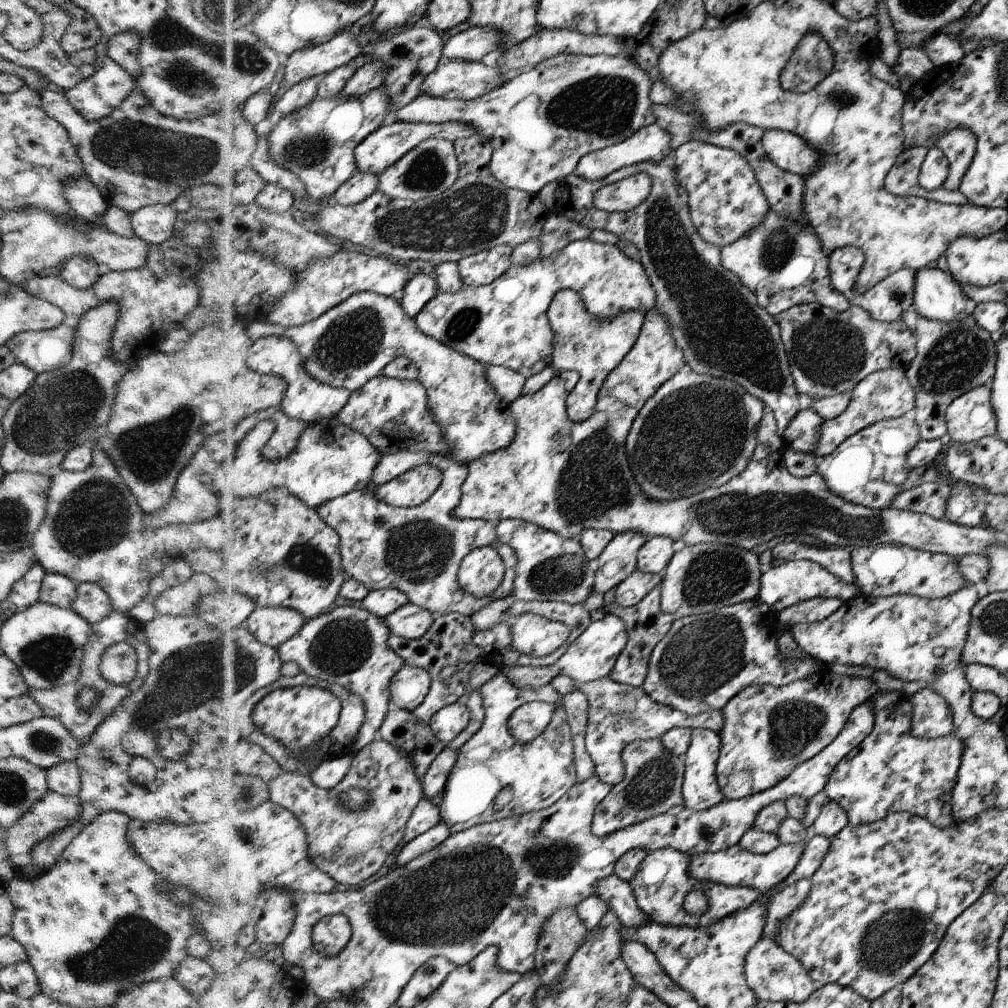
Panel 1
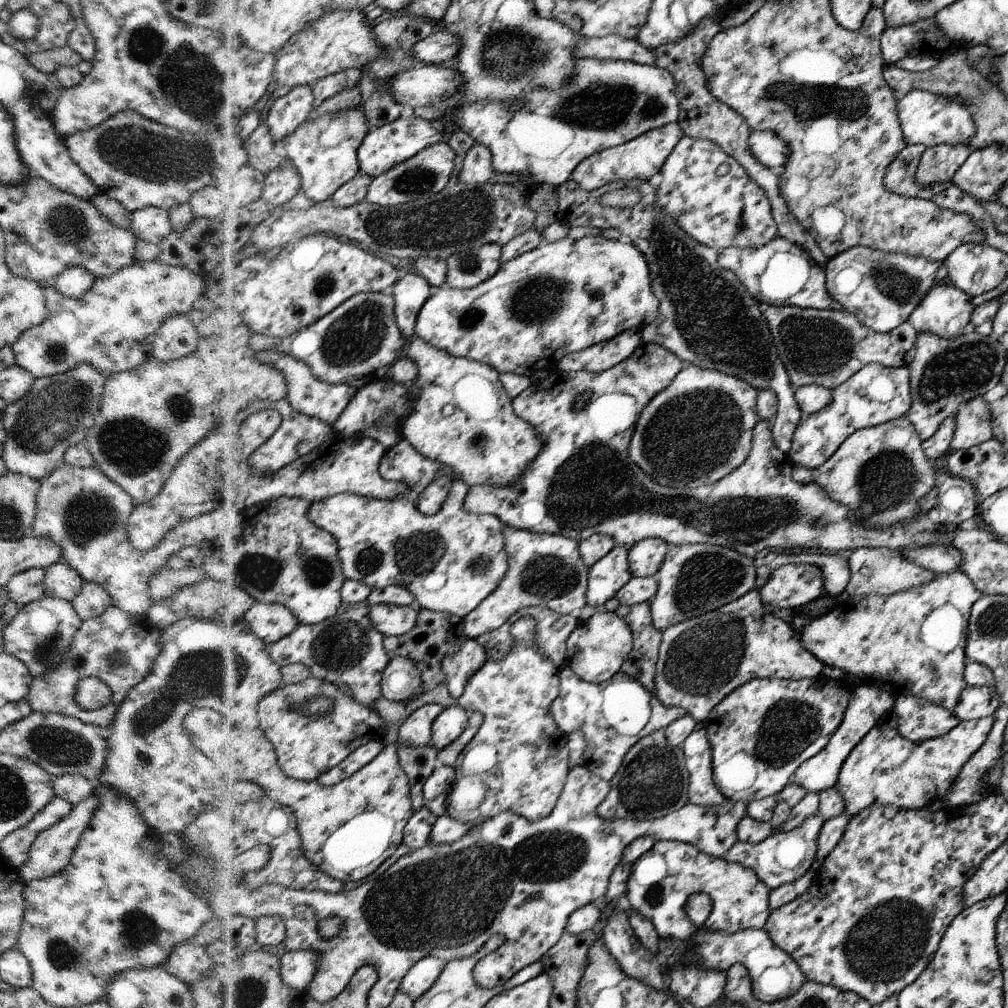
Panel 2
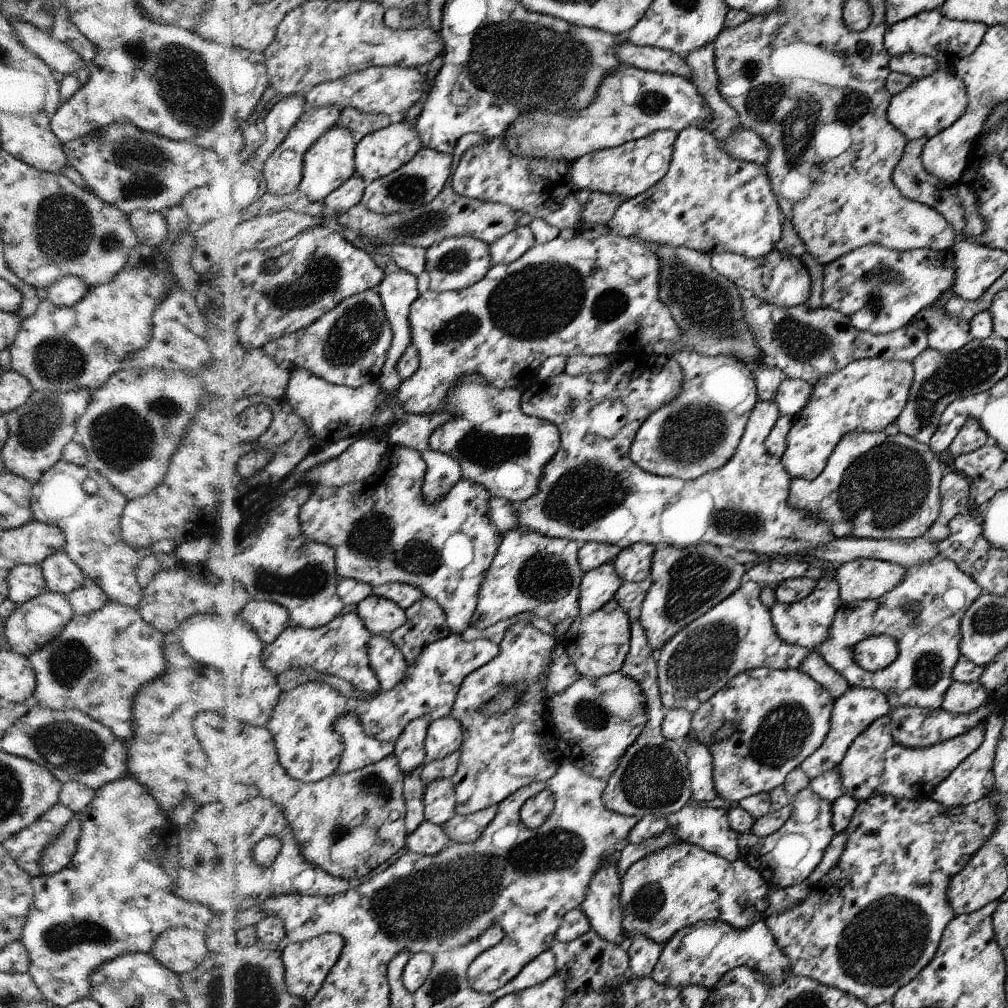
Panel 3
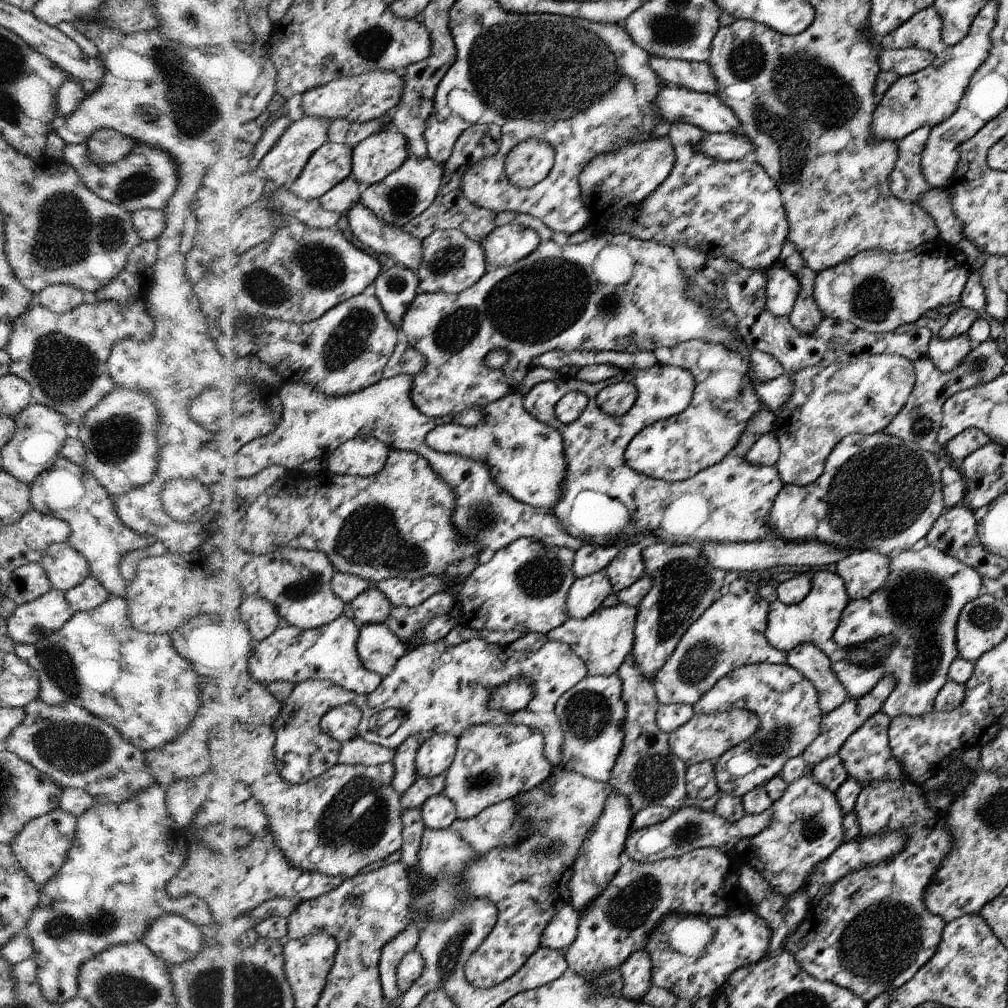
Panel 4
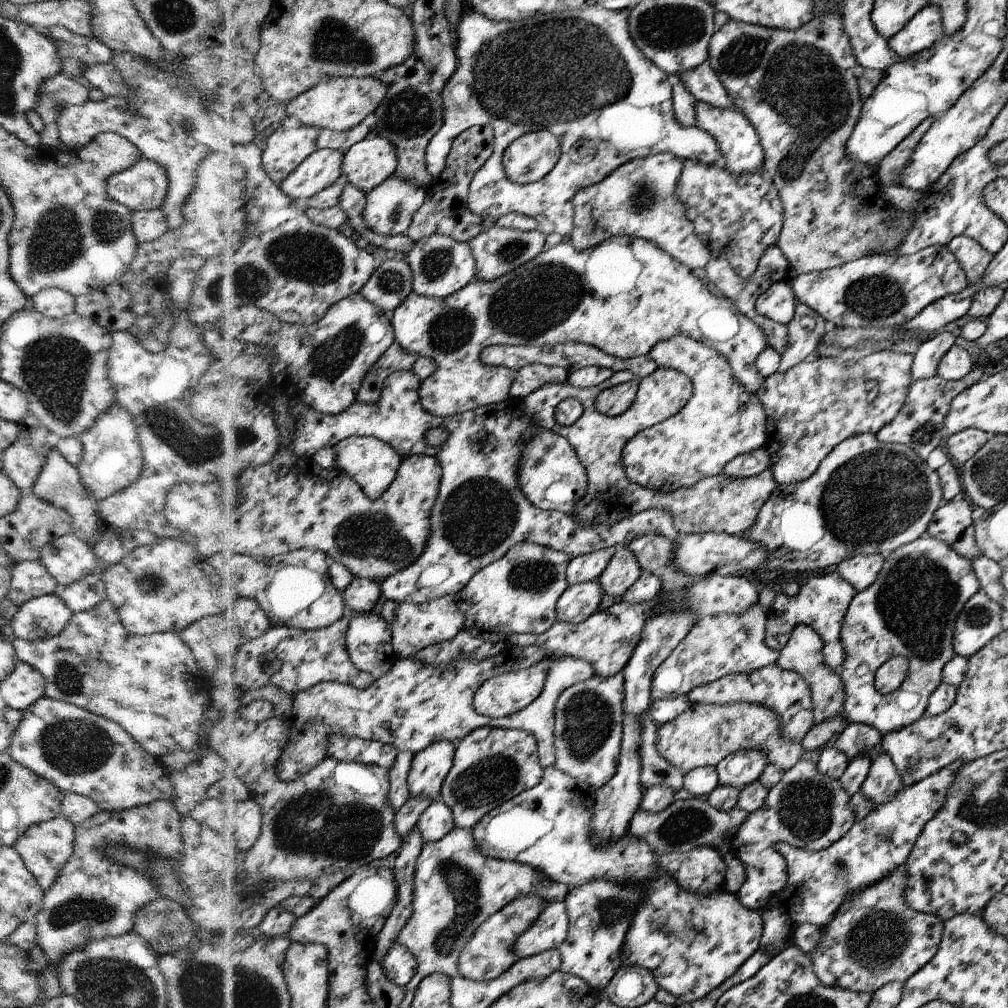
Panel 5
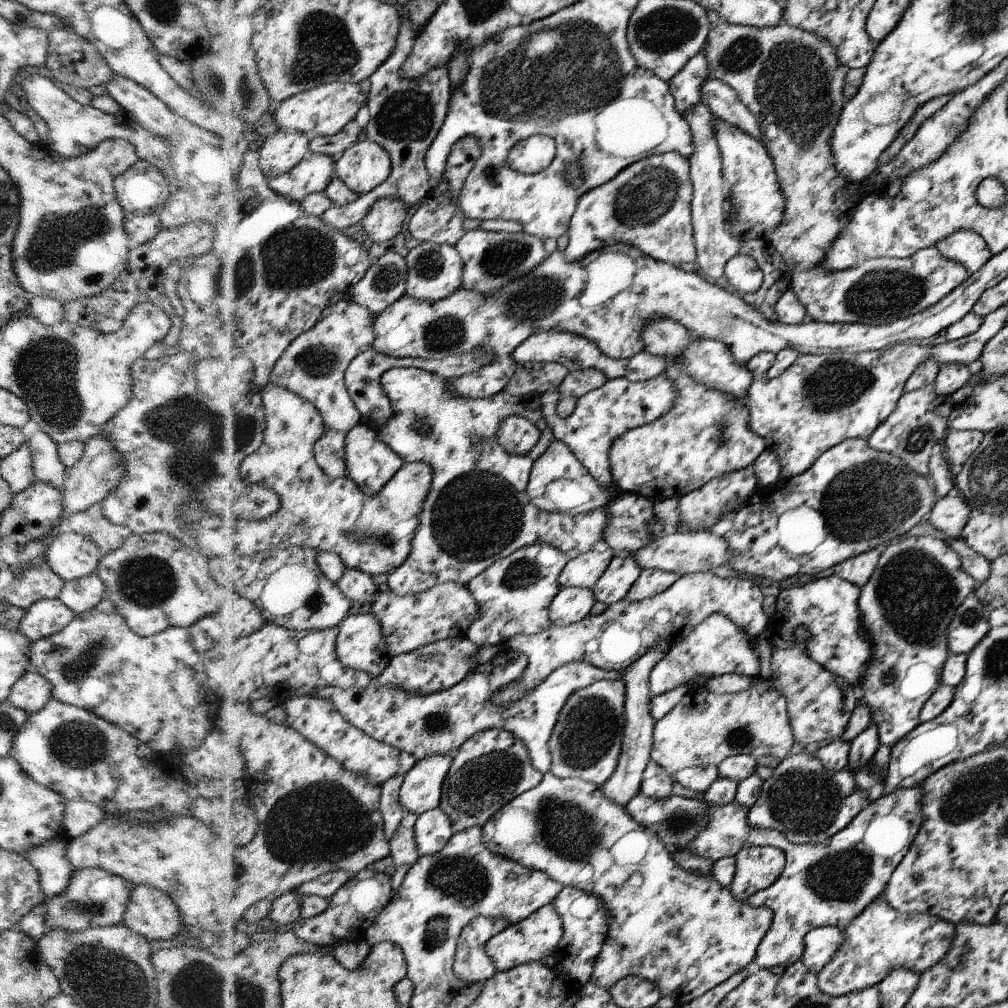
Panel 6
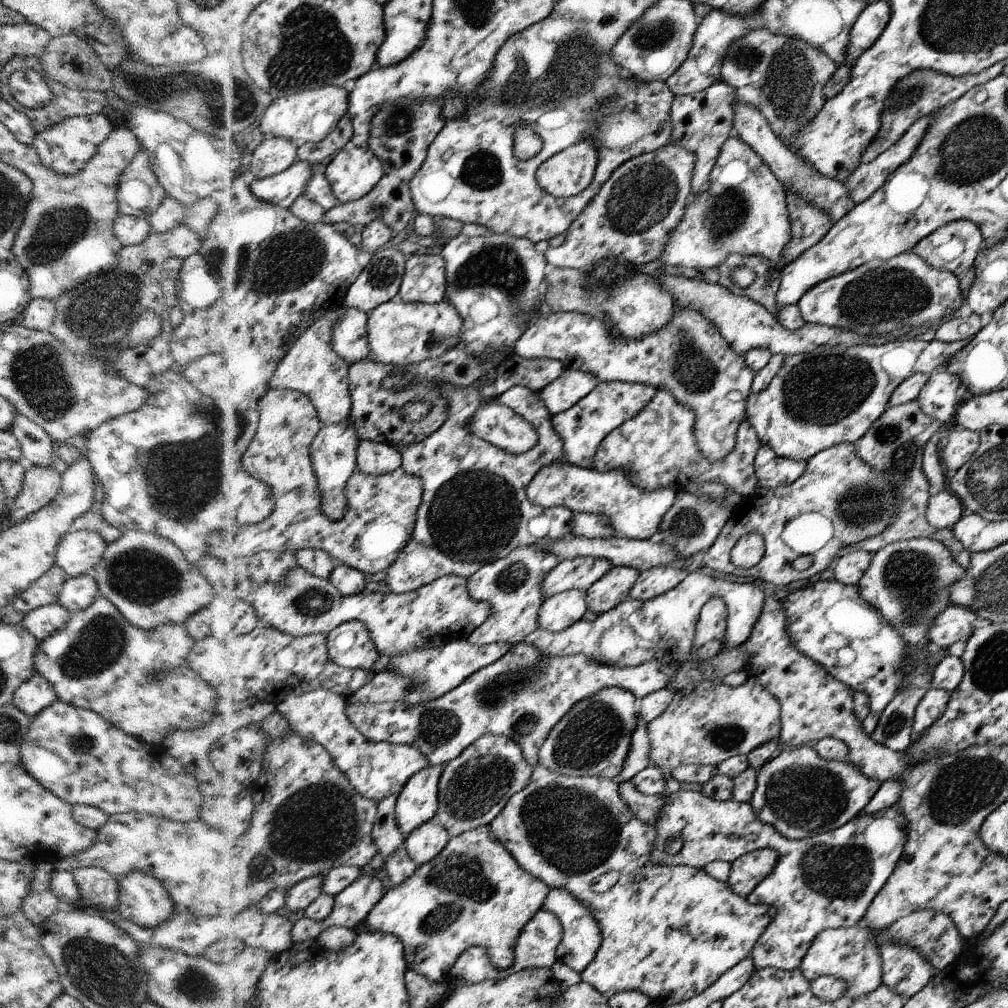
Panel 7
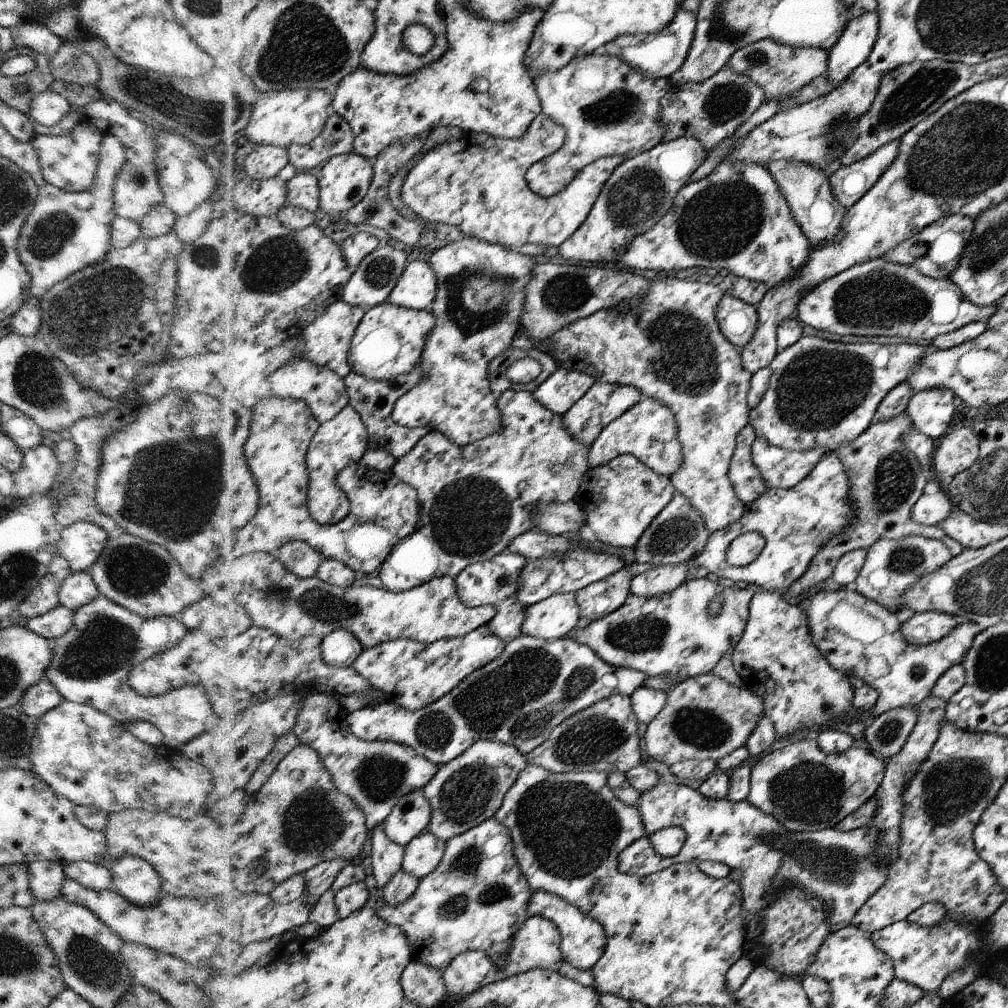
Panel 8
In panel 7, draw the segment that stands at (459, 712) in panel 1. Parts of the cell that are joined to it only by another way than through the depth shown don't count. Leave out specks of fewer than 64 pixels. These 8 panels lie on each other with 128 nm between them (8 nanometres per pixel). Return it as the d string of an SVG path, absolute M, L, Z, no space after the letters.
M430 765L411 781L399 797L396 818L406 836L428 824L440 809L440 782L445 766Z

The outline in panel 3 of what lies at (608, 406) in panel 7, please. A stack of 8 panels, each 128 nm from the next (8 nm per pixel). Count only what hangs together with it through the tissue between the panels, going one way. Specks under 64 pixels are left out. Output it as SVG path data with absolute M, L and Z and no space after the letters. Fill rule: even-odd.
M633 353L622 363L612 366L607 372L568 375L566 372L551 379L536 379L523 390L523 412L558 426L560 448L548 464L542 478L540 492L524 502L512 502L519 510L520 528L537 531L546 537L566 539L577 543L598 542L618 545L621 550L632 544L651 543L654 546L672 545L692 547L712 544L720 550L735 552L762 552L766 555L795 555L823 548L835 540L831 524L814 520L806 510L790 506L788 492L791 478L784 470L781 460L767 452L764 440L775 428L780 417L779 408L771 402L760 402L751 413L743 440L735 456L723 468L709 471L699 480L662 477L641 470L628 457L633 439L647 422L652 412L672 404L688 389L685 386L683 369L672 355ZM604 398L620 398L627 408L626 423L615 436L604 436L596 428L596 405Z

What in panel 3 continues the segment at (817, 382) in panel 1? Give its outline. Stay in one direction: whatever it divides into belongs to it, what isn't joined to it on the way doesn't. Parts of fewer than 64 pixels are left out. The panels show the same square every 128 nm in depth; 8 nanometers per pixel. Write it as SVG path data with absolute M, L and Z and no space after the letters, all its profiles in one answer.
M742 289L741 293L744 316L756 344L764 358L776 366L784 378L799 378L812 385L854 360L883 357L912 363L929 347L926 332L914 324L884 335L872 335L854 328L850 320L836 310L823 306L818 310L808 310L804 305L784 308L765 302L752 290Z

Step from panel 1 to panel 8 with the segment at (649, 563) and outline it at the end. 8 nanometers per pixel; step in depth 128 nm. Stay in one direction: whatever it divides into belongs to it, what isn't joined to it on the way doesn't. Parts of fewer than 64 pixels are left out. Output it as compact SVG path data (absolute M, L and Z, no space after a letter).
M622 568L619 572L608 576L607 579L590 584L578 591L576 596L581 617L594 622L623 607L630 595L633 579L630 570Z

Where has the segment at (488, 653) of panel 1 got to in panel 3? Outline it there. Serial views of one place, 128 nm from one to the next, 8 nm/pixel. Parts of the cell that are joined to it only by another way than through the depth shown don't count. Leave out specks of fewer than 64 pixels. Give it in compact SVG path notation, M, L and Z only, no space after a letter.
M526 612L523 615L514 616L512 619L506 620L503 623L498 623L495 625L495 627L489 627L486 629L476 629L473 627L468 628L468 630L463 633L463 636L470 641L485 639L494 642L494 644L500 645L502 640L504 640L504 636L507 635L508 628L510 628L512 624L520 622L520 620L530 622L530 624L533 624L541 632L552 634L552 636L555 636L554 634L556 634L554 624L550 624L548 620L544 620L544 618L540 618L540 616Z

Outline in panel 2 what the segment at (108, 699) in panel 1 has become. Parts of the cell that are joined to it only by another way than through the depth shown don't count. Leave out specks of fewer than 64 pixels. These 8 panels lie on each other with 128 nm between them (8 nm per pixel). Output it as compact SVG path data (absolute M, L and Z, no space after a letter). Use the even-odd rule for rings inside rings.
M110 605L101 615L96 618L83 621L80 628L76 631L73 638L71 649L65 655L65 660L57 669L53 669L49 673L34 678L28 694L25 699L32 707L33 711L42 711L45 713L58 713L69 717L77 718L87 725L94 725L105 730L106 727L115 718L116 711L124 697L134 688L138 683L141 683L145 676L151 671L154 659L161 647L161 632L158 627L150 622L146 614L135 615L129 612L124 612L114 605ZM114 651L122 651L127 658L125 664L118 668L112 668L109 665L109 656ZM86 677L96 677L105 682L111 690L111 701L96 710L85 711L76 704L74 695L76 692L76 685Z

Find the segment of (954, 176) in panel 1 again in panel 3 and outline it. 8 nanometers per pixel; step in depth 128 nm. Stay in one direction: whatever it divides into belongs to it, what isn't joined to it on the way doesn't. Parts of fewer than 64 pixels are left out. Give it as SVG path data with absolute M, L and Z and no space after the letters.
M939 8L922 12L887 28L883 42L891 56L907 52L917 53L930 56L939 64L939 68L936 68L931 76L915 79L902 92L891 96L887 117L890 118L890 123L904 134L907 141L933 138L946 128L952 127L952 124L967 112L970 101L967 98L966 82L956 73L956 65L960 60L975 54L983 43L988 28L982 22L949 20L940 13Z

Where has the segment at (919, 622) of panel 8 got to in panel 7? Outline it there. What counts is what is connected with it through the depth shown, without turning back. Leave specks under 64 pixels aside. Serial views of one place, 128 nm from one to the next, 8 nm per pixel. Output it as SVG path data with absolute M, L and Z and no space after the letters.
M950 605L949 608L944 608L944 612L936 616L935 623L928 630L927 642L932 646L930 649L938 652L949 649L956 642L966 642L971 639L972 622L977 616L976 612L964 606Z

